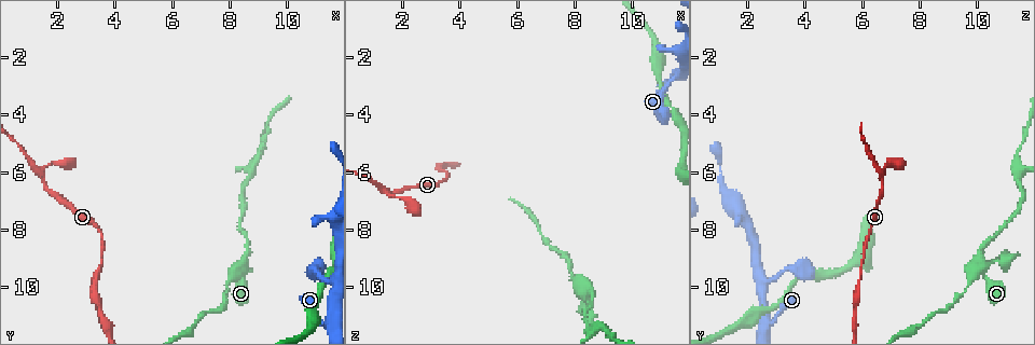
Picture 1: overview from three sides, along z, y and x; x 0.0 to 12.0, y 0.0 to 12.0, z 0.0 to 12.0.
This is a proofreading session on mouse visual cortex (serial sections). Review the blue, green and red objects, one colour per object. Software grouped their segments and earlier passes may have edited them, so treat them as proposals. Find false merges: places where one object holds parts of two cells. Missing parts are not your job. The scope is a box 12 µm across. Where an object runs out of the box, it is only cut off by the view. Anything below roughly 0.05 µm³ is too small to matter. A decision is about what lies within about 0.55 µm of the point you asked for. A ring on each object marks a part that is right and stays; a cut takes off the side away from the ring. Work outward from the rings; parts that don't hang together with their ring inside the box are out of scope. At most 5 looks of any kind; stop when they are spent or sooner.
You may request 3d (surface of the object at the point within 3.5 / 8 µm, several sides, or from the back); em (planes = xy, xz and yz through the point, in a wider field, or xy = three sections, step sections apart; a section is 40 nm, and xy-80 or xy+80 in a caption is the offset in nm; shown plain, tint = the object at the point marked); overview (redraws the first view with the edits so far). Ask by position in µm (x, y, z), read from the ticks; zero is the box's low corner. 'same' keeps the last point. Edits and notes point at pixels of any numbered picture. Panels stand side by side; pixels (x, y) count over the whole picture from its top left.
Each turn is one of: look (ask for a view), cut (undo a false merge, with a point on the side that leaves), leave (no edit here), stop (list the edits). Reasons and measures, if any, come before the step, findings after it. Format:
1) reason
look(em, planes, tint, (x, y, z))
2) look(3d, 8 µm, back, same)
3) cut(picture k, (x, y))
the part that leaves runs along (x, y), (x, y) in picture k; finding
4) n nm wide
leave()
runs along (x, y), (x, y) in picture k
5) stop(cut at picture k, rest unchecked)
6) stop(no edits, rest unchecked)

thin arm on a thick one
look(3d, 3.5 µm, (8.4, 9.4, 10.0))

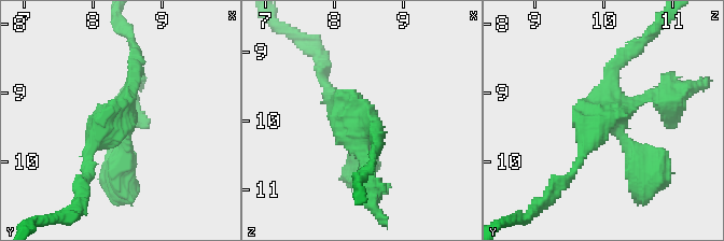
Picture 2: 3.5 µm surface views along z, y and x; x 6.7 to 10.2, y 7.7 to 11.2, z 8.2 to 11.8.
need the tissue
look(em, planes, tint, (8.45, 9.35, 10.05))

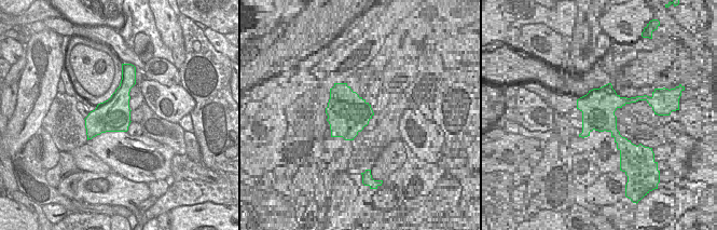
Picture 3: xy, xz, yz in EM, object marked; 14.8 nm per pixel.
arms of 100, 200, 200, 400 nm
cut(picture 2, (672, 102))
the part that leaves runs along (635, 99), (670, 102), (707, 83) in picture 2; two cells meet here

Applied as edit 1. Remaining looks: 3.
side arm on a straight run
look(3d, 3.5 µm, (8.7, 5.9, 11.4))

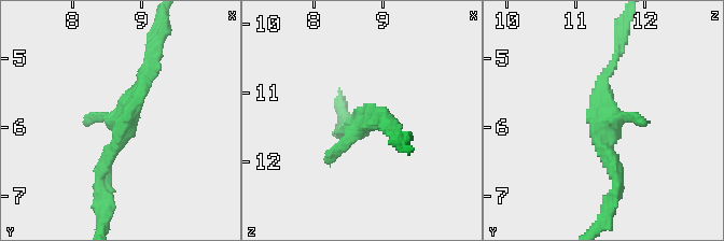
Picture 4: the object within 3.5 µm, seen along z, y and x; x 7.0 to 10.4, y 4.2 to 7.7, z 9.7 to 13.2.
need the tissue
look(em, xy, step 2, tint, (8.75, 5.90, 11.40))

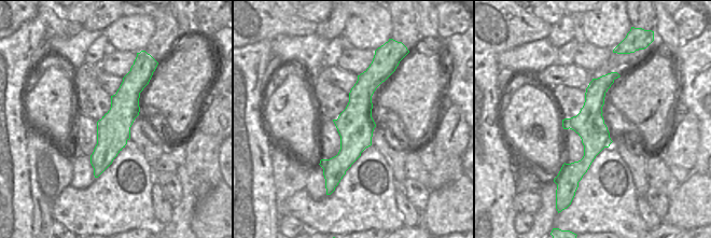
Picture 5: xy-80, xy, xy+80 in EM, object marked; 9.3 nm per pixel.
340 nm wide
leave()
runs along (373, 68), (356, 137), (334, 173) in picture 5; one cell here

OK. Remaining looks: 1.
stop(cut at picture 2, rest unchecked)

